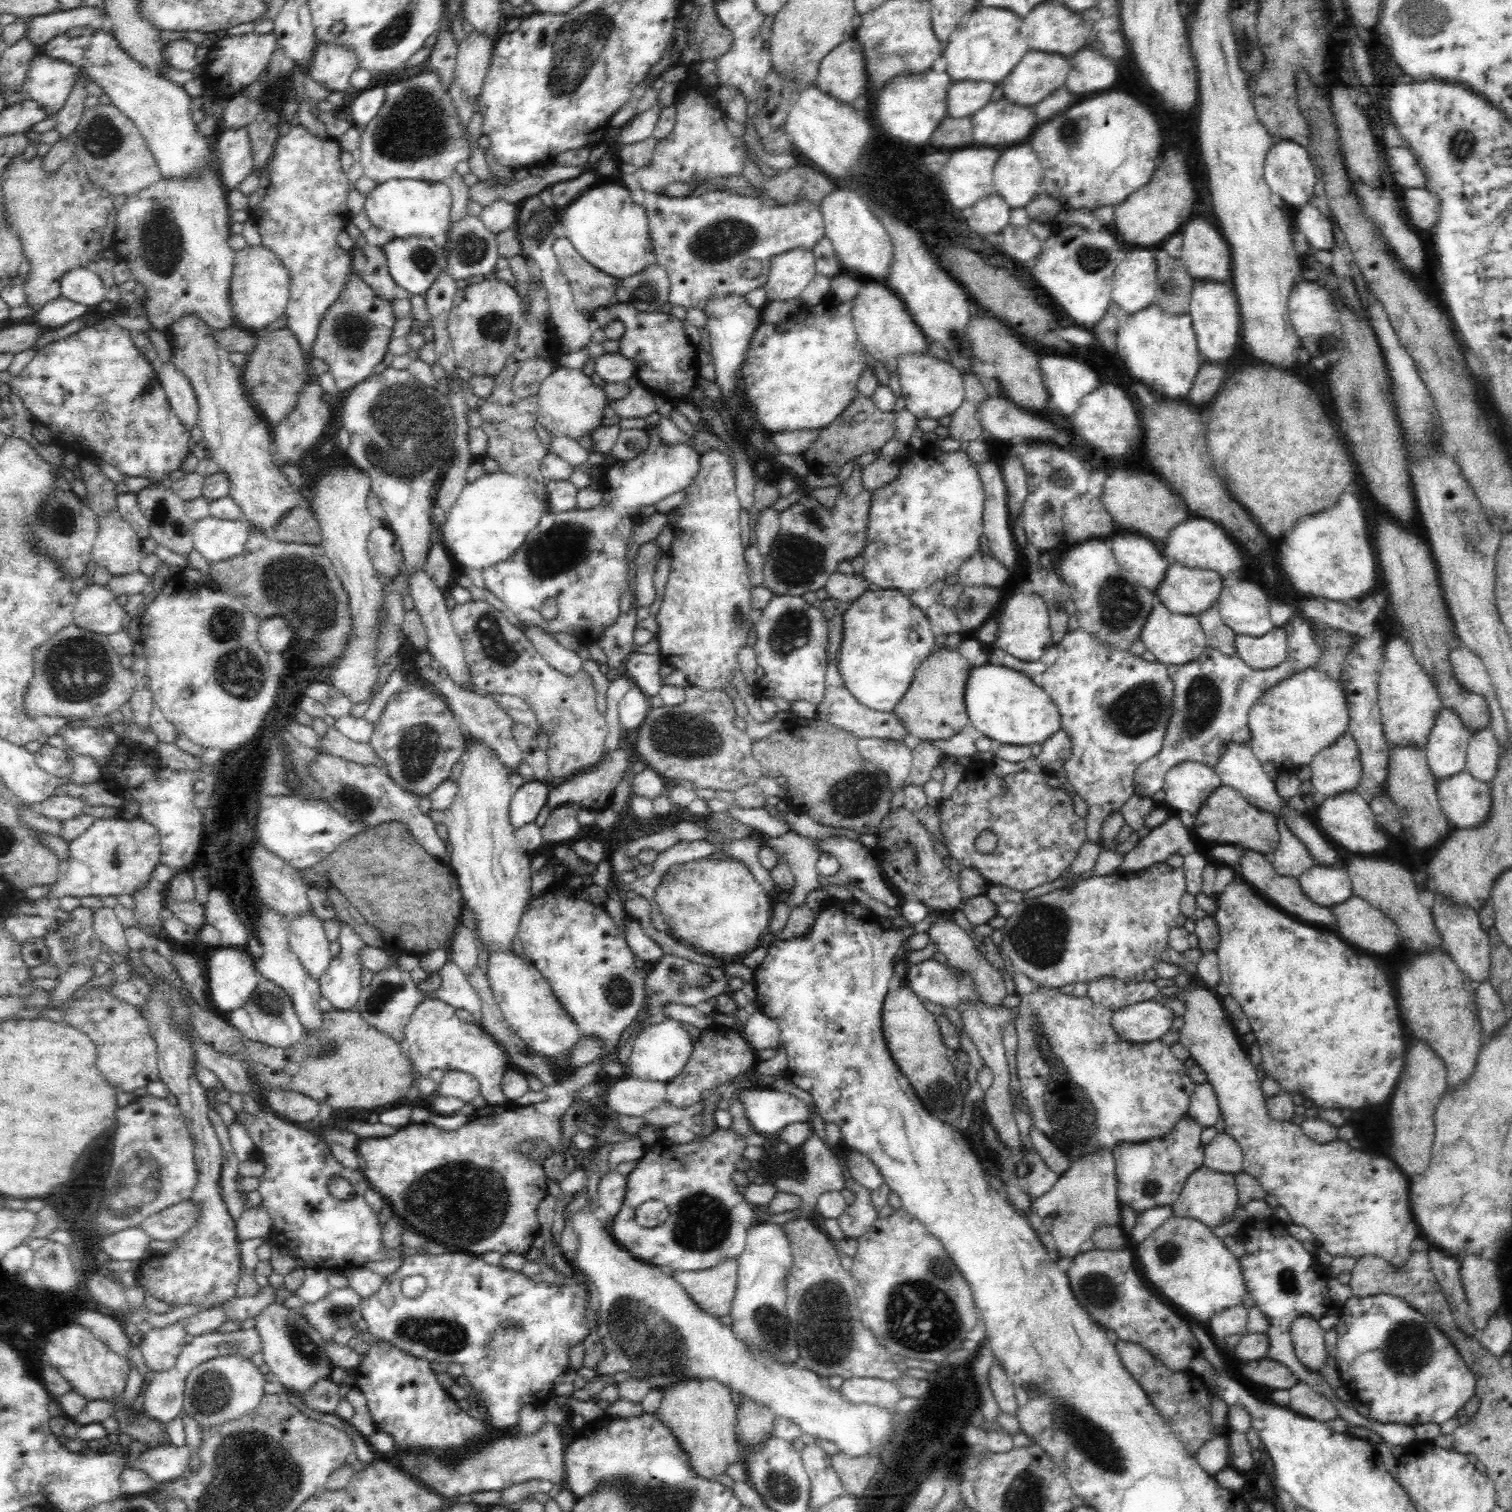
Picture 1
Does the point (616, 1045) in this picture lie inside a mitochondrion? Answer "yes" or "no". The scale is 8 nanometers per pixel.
no

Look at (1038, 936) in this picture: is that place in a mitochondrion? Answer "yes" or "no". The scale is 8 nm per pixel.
yes

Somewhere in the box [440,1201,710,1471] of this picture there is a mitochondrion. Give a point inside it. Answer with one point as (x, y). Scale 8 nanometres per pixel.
(647, 1338)

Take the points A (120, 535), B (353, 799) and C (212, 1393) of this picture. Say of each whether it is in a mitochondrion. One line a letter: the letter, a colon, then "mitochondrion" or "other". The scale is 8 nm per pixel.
A: other
B: mitochondrion
C: mitochondrion

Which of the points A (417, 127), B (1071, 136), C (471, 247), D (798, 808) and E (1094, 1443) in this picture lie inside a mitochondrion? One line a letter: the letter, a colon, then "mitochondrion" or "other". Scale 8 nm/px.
A: mitochondrion
B: mitochondrion
C: mitochondrion
D: other
E: mitochondrion

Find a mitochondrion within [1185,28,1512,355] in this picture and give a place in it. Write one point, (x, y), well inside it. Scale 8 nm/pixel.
(1463, 148)

